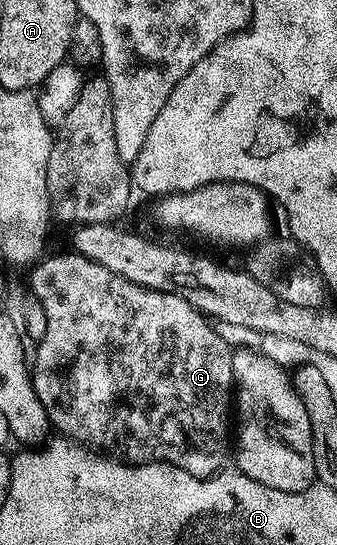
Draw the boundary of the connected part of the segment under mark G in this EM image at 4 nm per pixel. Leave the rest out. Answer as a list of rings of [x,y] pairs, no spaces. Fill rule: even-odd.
[[[68,251],[68,253],[59,253],[56,257],[44,256],[42,260],[38,262],[30,270],[31,273],[31,289],[29,293],[34,300],[41,303],[41,307],[45,311],[45,319],[47,320],[47,336],[45,338],[45,347],[39,349],[39,363],[31,372],[31,381],[35,385],[37,391],[37,399],[41,399],[41,407],[45,407],[47,412],[47,420],[52,426],[55,425],[62,436],[78,443],[87,446],[92,451],[98,451],[112,459],[118,459],[124,463],[130,463],[132,465],[147,465],[150,461],[164,461],[166,465],[172,465],[173,467],[181,467],[181,471],[185,471],[189,475],[194,477],[212,477],[214,473],[219,472],[224,468],[226,459],[229,457],[229,414],[233,409],[233,386],[235,380],[233,379],[233,359],[231,354],[233,352],[232,346],[227,346],[227,341],[218,333],[217,330],[211,329],[212,322],[208,318],[204,317],[202,313],[196,311],[189,303],[185,303],[185,299],[181,299],[177,295],[169,295],[168,293],[162,293],[161,291],[153,291],[152,289],[142,289],[137,283],[129,283],[129,279],[121,279],[121,275],[113,275],[113,271],[109,271],[109,267],[101,267],[101,263],[93,263],[89,259],[85,259],[82,255],[74,251]]]

